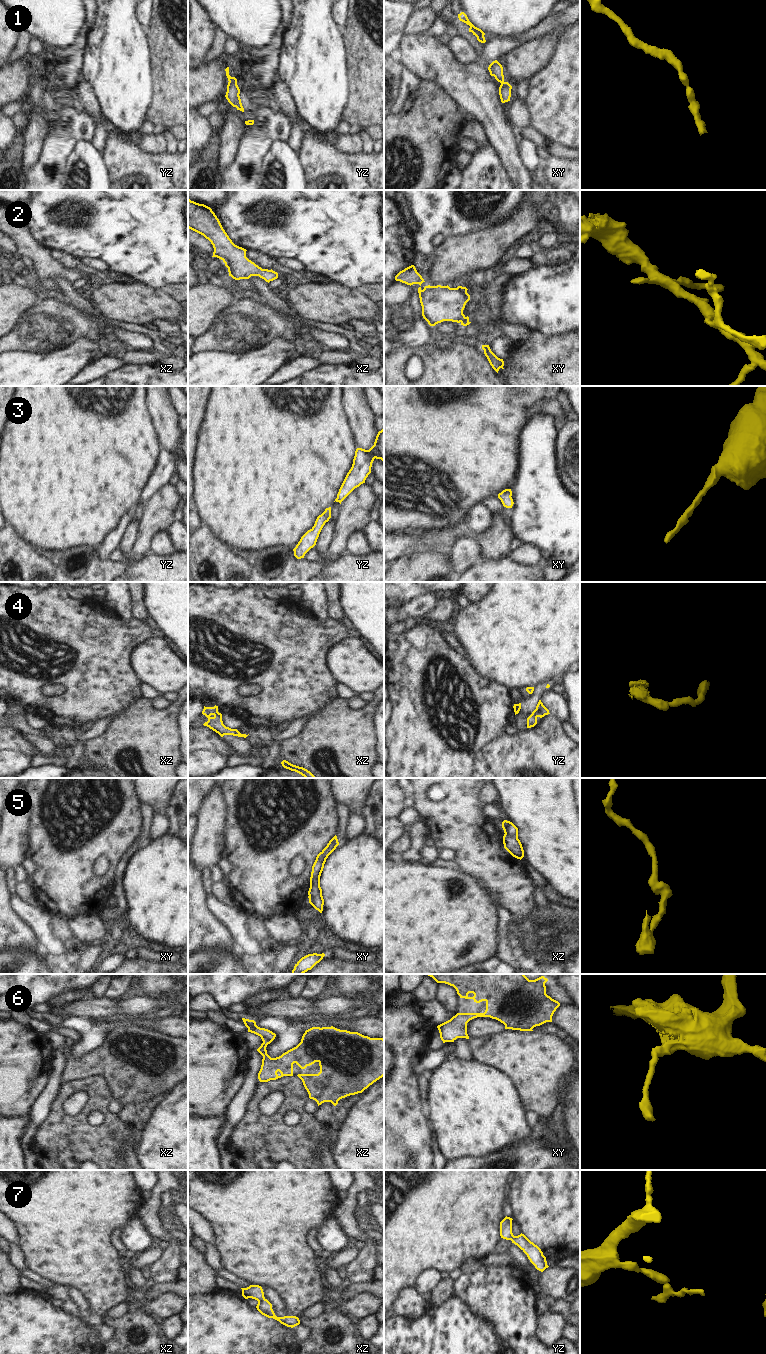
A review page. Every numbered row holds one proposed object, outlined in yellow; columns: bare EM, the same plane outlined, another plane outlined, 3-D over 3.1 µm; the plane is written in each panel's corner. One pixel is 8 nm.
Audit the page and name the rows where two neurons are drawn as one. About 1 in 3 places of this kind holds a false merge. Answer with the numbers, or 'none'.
5

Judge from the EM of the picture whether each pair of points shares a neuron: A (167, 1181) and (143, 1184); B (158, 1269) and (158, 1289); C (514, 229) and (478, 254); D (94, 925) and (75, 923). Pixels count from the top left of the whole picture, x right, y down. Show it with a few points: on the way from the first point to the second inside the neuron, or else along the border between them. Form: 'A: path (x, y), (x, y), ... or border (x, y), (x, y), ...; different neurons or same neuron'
A: border (157, 1180), (150, 1189); different neurons
B: border (177, 1280), (155, 1283); different neurons
C: path (505, 232), (487, 245); same neuron
D: path (89, 925), (80, 925); same neuron

